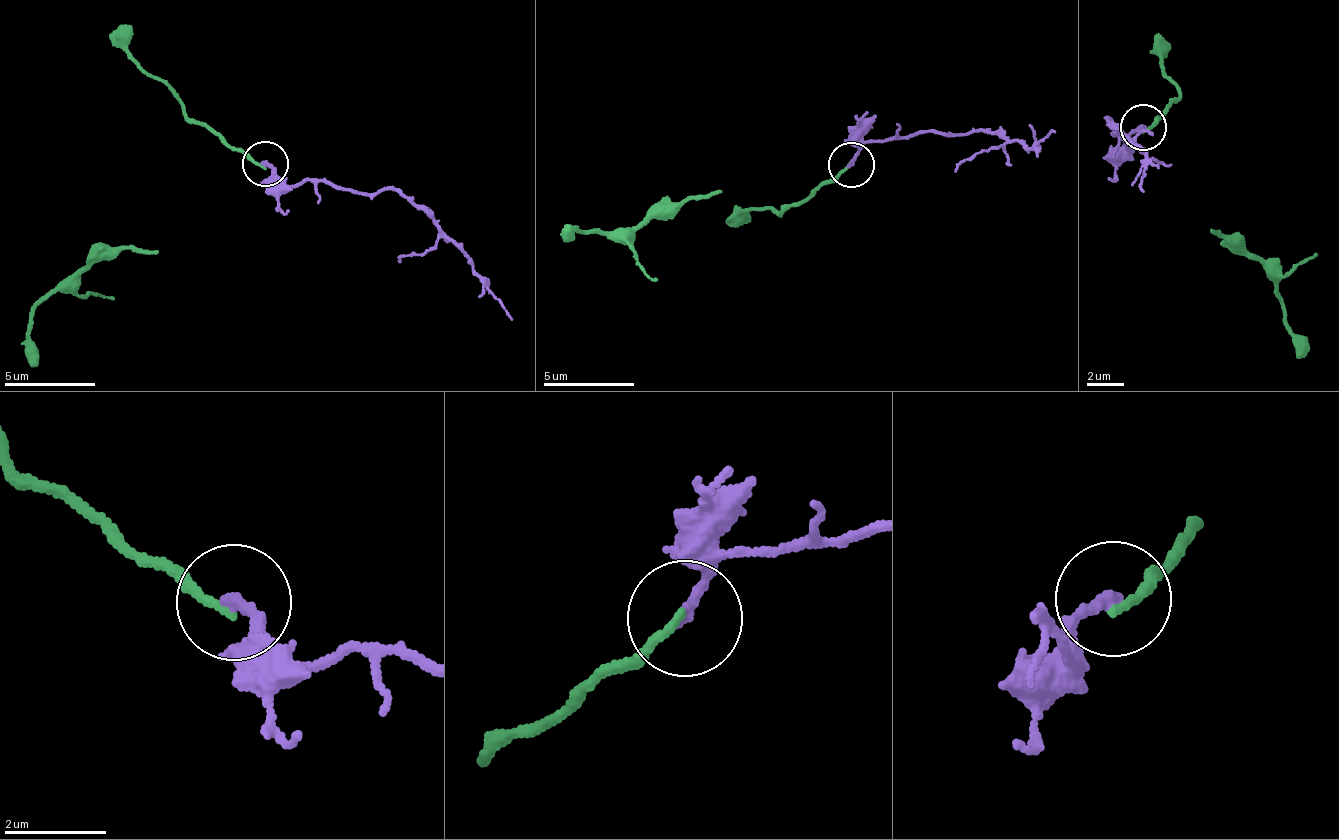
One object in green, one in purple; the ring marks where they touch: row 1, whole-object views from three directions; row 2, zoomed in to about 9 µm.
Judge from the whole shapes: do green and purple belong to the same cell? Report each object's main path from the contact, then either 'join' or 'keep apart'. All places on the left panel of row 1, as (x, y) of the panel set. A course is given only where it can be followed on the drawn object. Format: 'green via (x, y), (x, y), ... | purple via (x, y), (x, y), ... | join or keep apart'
green via (264, 165), (227, 148), (157, 249), (117, 248), (90, 257), (32, 314), (36, 367) | purple via (264, 165), (284, 184), (401, 189), (473, 266), (511, 322) | keep apart

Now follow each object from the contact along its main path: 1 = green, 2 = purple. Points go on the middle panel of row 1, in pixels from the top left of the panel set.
1: (850, 165), (815, 191), (721, 193), (682, 198), (651, 217), (606, 233), (569, 229)
2: (850, 165), (867, 141), (980, 132), (1029, 149), (1053, 133)

